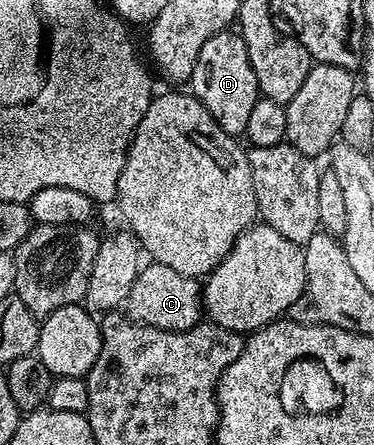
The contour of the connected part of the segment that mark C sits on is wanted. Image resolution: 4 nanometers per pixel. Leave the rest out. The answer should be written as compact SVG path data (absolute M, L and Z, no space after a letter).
M152 261L150 265L144 265L137 280L133 280L125 303L126 313L137 322L162 330L188 330L198 326L205 314L200 283L189 276L181 276L181 272L173 272L173 268L165 268L160 262Z

